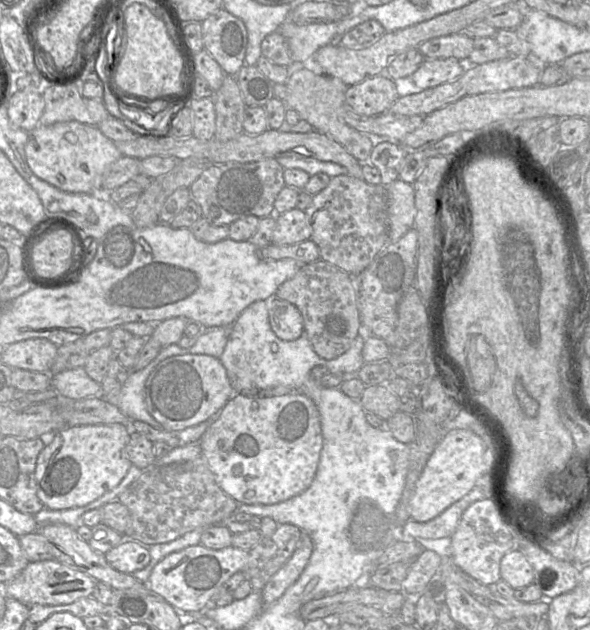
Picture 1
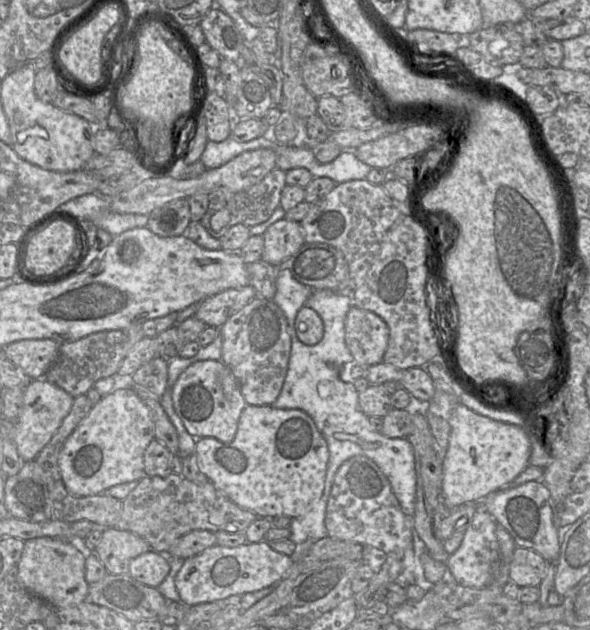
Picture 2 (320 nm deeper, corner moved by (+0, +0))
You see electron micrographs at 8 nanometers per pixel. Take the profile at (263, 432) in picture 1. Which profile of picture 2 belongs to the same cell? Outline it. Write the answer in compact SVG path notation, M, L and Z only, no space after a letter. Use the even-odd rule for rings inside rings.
M247 405L243 410L233 441L221 442L213 437L196 443L201 471L214 486L236 505L258 517L296 518L309 513L321 499L329 461L328 444L313 419L299 409L279 409L273 405Z

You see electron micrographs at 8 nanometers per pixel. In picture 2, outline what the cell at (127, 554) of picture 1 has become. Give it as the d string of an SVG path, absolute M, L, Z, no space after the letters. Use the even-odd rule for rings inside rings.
M148 551L133 558L129 575L144 585L157 588L170 571L169 558L155 551Z

